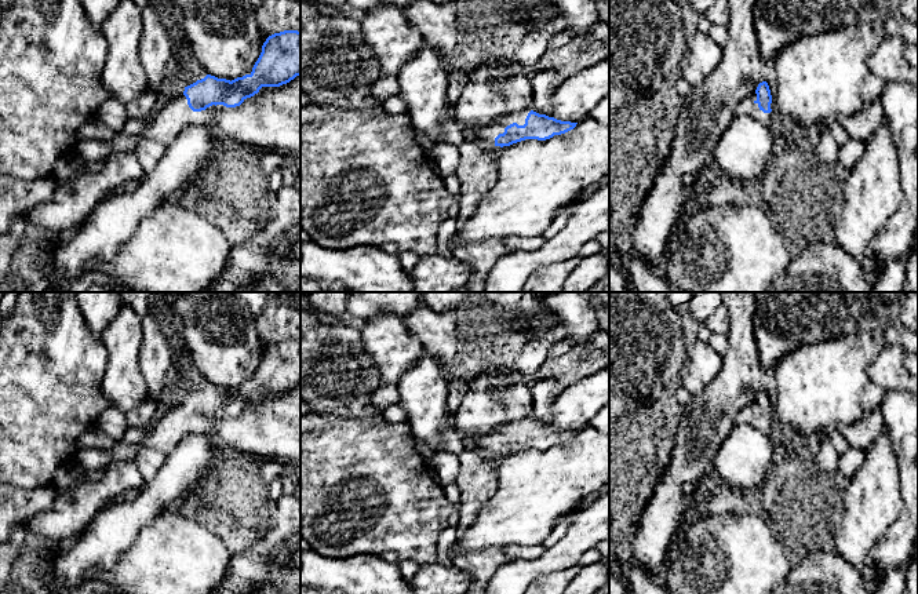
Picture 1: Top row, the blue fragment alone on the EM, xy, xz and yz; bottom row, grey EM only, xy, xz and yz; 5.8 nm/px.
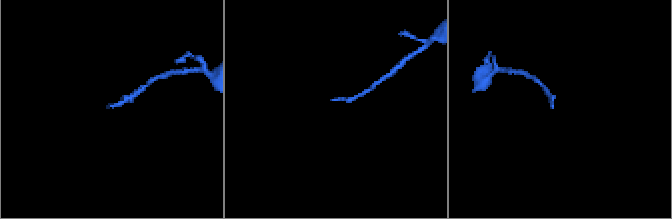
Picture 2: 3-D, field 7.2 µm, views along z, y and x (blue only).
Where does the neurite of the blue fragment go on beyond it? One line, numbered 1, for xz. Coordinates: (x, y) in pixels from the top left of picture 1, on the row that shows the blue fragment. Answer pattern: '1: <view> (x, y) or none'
1: xz (488, 132)

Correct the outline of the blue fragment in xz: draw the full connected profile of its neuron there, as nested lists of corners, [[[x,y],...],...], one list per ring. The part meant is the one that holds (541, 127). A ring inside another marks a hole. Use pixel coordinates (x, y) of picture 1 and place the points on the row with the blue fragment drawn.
[[[532,109],[506,116],[489,125],[470,127],[467,135],[492,142],[495,146],[507,147],[525,139],[546,141],[554,135],[565,134],[578,123],[561,121]]]

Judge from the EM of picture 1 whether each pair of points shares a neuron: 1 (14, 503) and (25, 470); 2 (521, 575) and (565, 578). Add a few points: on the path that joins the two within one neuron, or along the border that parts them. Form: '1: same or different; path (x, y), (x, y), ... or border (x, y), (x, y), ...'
1: different; border (51, 484), (29, 489), (14, 487)
2: different; border (572, 567), (545, 574), (536, 579)

